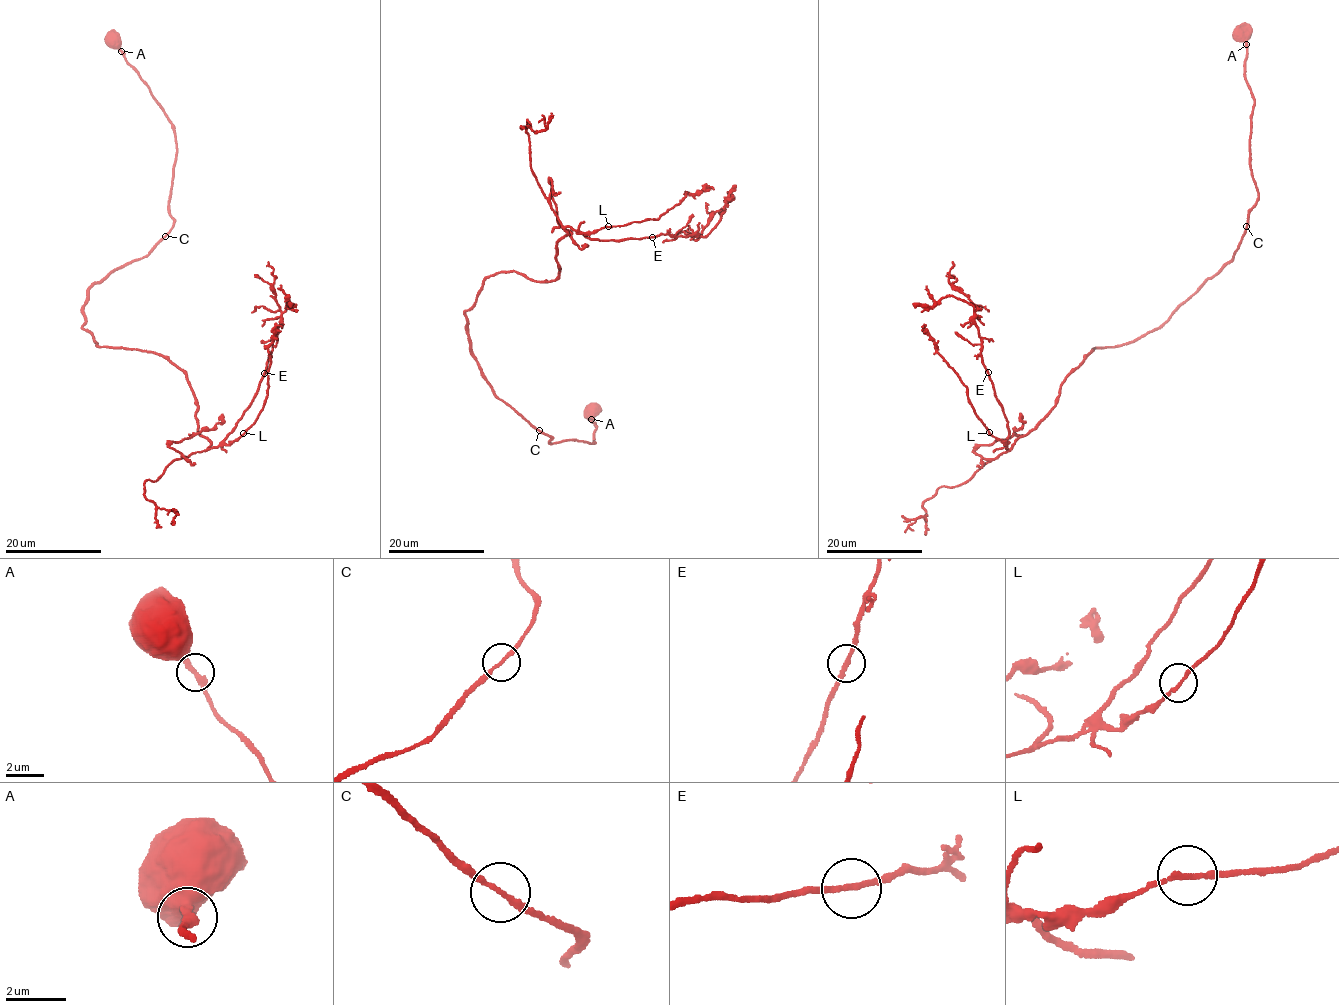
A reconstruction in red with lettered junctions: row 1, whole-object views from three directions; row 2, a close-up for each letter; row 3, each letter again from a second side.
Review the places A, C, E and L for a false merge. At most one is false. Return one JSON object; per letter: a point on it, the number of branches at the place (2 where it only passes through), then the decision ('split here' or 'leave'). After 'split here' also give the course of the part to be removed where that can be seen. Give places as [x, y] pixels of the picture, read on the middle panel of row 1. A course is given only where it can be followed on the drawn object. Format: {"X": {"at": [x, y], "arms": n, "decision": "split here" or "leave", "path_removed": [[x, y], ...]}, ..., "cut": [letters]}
{"A": {"at": [591, 419], "arms": 2, "decision": "leave"}, "C": {"at": [539, 430], "arms": 2, "decision": "leave"}, "E": {"at": [652, 237], "arms": 2, "decision": "leave"}, "L": {"at": [608, 226], "arms": 2, "decision": "leave"}, "cut": []}

